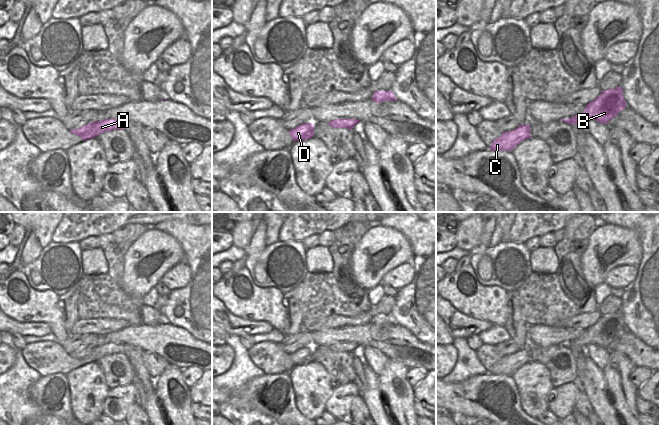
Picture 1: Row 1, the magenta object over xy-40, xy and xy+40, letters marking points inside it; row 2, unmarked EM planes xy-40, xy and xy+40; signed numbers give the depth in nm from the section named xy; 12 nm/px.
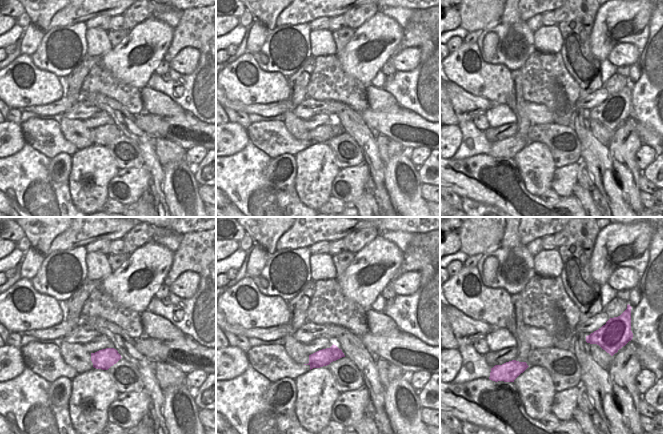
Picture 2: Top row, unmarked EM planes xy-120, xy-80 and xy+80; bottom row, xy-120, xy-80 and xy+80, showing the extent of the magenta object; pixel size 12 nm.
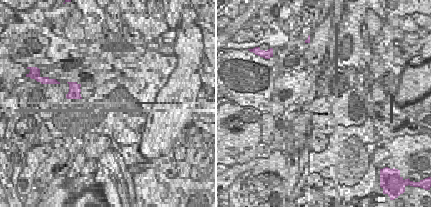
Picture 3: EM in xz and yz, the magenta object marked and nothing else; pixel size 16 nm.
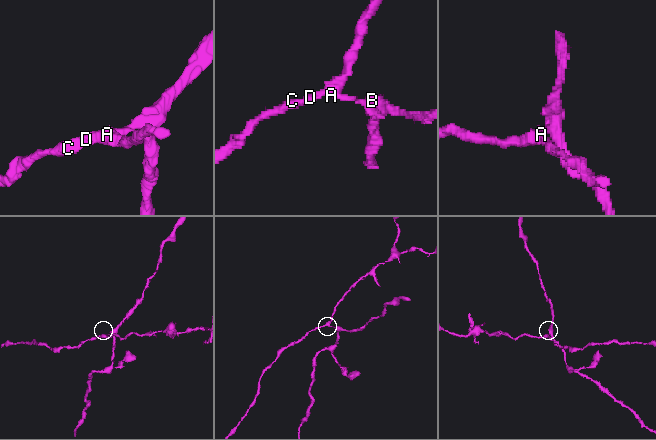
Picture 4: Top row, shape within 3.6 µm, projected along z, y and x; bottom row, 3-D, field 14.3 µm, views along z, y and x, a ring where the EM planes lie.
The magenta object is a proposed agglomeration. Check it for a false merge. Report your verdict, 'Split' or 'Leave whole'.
Split

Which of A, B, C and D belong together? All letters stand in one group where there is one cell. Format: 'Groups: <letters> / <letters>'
Groups: A C D / B

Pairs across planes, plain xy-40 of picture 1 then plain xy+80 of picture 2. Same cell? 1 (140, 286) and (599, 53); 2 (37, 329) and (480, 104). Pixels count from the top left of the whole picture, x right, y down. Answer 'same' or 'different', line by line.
1: same
2: same

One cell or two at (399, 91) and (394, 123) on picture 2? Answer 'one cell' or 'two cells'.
two cells

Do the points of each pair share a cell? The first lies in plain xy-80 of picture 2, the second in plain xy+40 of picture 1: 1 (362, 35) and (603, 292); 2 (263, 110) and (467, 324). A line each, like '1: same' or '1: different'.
1: different
2: same

